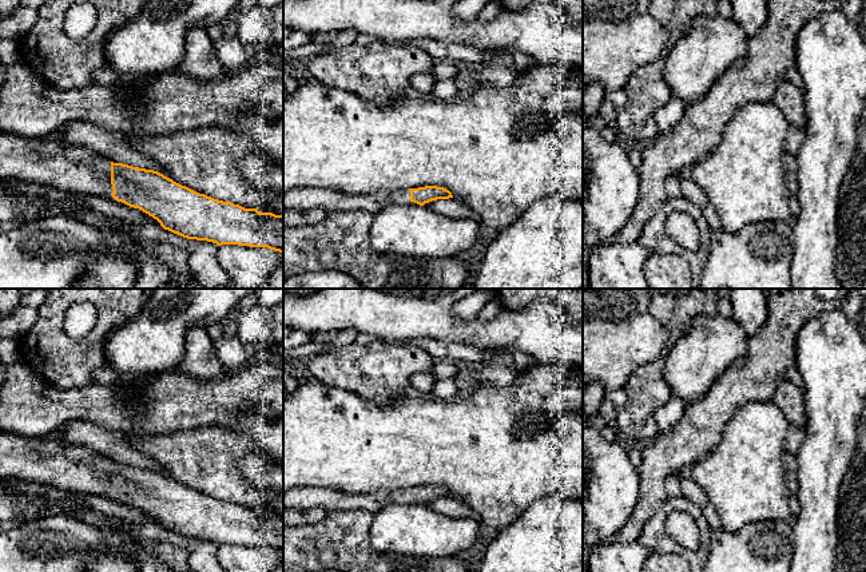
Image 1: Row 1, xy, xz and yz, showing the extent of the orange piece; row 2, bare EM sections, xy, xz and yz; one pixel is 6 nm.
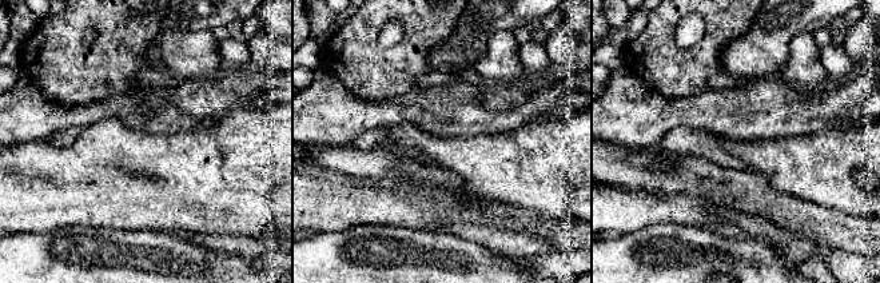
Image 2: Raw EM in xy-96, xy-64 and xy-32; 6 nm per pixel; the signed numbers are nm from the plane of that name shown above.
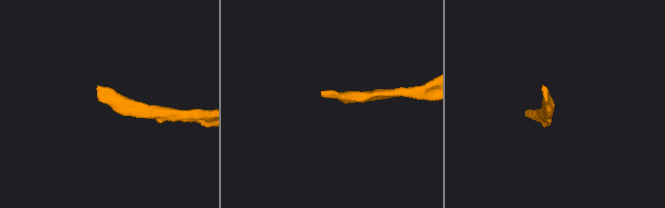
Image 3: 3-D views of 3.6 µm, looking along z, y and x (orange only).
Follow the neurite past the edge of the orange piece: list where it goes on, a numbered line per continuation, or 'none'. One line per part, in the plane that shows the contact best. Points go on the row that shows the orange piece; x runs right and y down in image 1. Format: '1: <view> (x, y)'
1: xz (301, 198)

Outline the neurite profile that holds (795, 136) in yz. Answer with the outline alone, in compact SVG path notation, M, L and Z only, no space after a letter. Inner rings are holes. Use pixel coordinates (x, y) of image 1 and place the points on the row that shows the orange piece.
M788 127L784 140L784 152L797 155L805 139L805 130Z

